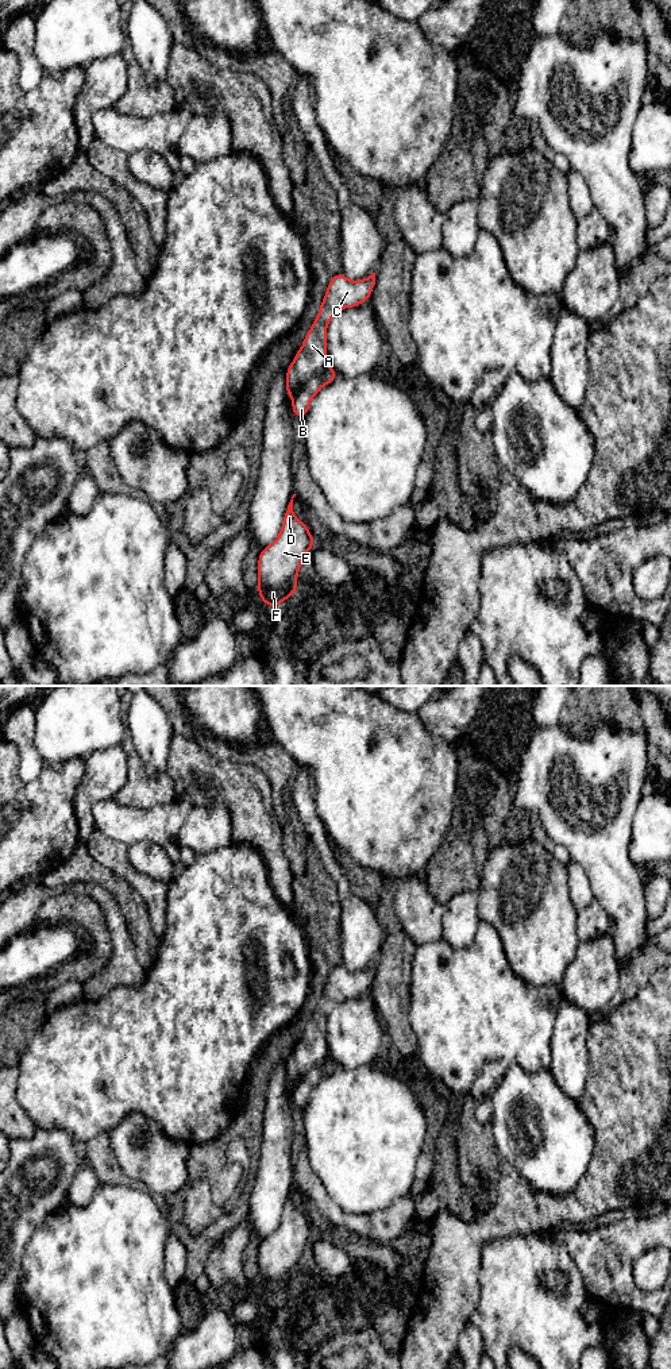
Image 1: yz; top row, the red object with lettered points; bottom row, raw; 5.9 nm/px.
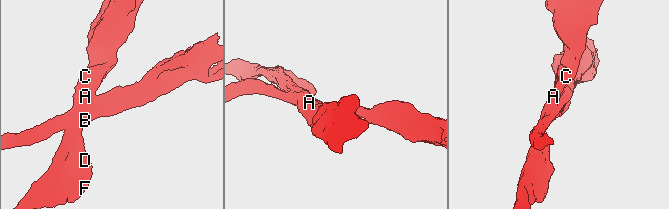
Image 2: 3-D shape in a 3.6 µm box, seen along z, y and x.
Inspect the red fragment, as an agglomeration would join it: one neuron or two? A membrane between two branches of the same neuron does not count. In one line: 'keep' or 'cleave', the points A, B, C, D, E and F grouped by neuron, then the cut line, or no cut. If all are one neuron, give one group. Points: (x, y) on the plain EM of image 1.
cleave; groups A C D E F / B; cut yz (327, 1055), (305, 1074), (293, 1090)

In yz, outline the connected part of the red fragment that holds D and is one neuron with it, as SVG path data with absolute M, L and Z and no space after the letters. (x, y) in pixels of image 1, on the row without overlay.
M293 1185L277 1230L261 1241L258 1249L258 1284L261 1293L275 1299L297 1283L298 1262L305 1245L316 1233L305 1214L293 1203Z

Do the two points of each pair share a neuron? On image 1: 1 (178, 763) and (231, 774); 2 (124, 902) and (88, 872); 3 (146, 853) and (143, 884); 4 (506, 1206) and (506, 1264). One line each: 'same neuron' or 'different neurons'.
1: same neuron
2: same neuron
3: different neurons
4: different neurons

